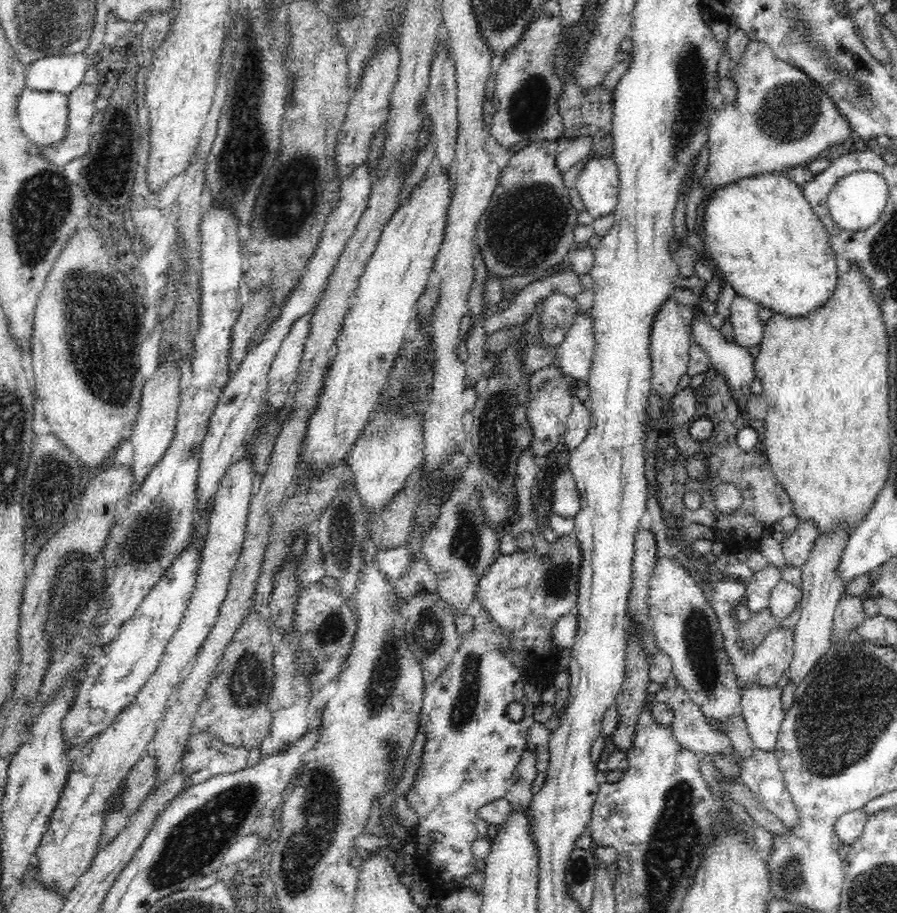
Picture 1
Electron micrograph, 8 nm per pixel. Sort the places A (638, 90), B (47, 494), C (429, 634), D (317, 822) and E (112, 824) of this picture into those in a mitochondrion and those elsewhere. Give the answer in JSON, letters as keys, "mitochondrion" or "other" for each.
{"A":"other","B":"mitochondrion","C":"mitochondrion","D":"mitochondrion","E":"other"}

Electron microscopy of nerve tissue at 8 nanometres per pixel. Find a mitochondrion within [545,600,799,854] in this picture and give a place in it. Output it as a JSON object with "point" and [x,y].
{"point":[700,643]}

